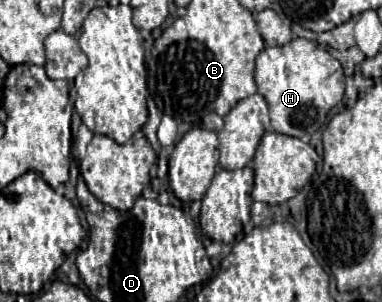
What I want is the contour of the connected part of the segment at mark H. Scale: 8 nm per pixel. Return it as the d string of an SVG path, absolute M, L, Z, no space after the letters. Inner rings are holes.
M293 39L283 47L265 47L255 61L255 81L271 111L271 127L277 133L307 139L319 131L327 113L343 99L345 75L341 63L309 39Z

